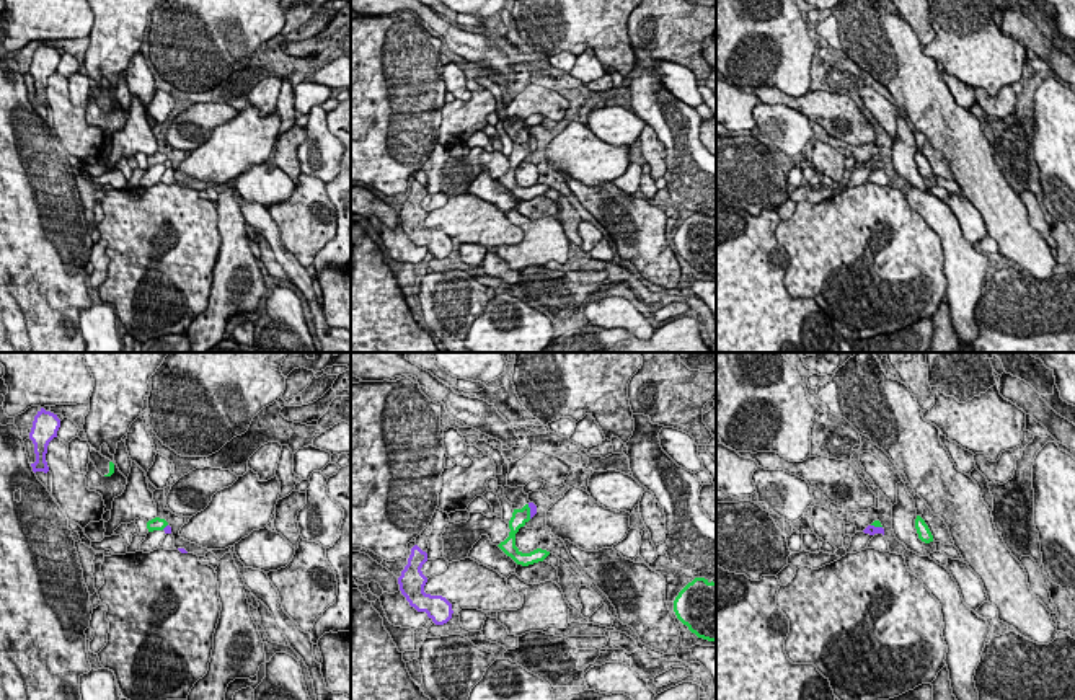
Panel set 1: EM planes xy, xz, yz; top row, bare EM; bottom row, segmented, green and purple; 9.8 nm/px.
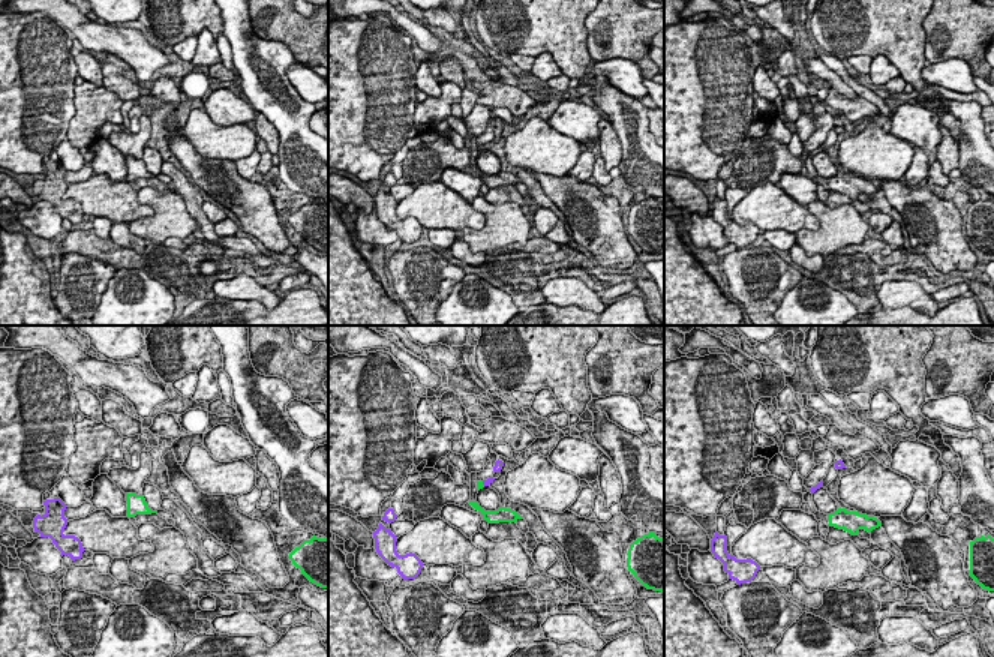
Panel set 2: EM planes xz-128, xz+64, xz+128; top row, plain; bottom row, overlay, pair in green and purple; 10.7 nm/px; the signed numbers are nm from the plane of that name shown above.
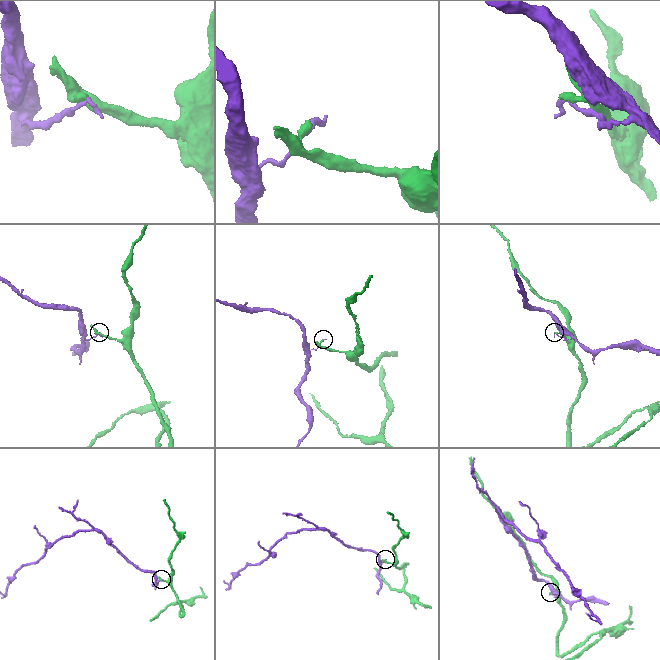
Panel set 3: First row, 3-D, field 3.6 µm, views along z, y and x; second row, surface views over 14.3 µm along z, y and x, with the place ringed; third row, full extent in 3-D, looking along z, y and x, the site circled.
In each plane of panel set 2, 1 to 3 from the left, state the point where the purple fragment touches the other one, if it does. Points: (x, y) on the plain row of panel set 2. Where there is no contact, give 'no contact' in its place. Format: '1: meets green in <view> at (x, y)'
1: no contact
2: meets green in xz+64 at (482, 147)
3: no contact

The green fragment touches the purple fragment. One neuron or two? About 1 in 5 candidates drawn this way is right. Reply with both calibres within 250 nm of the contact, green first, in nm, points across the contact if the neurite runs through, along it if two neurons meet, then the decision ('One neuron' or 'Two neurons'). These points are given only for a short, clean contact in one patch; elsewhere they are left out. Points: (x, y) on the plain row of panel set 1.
Thickness 160 nm (green) against 70 nm. Boundary: xz (527, 139), (530, 152). Two neurons

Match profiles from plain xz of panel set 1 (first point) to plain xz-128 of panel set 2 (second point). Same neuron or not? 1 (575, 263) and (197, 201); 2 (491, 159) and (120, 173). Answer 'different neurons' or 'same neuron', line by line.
1: different neurons
2: different neurons

